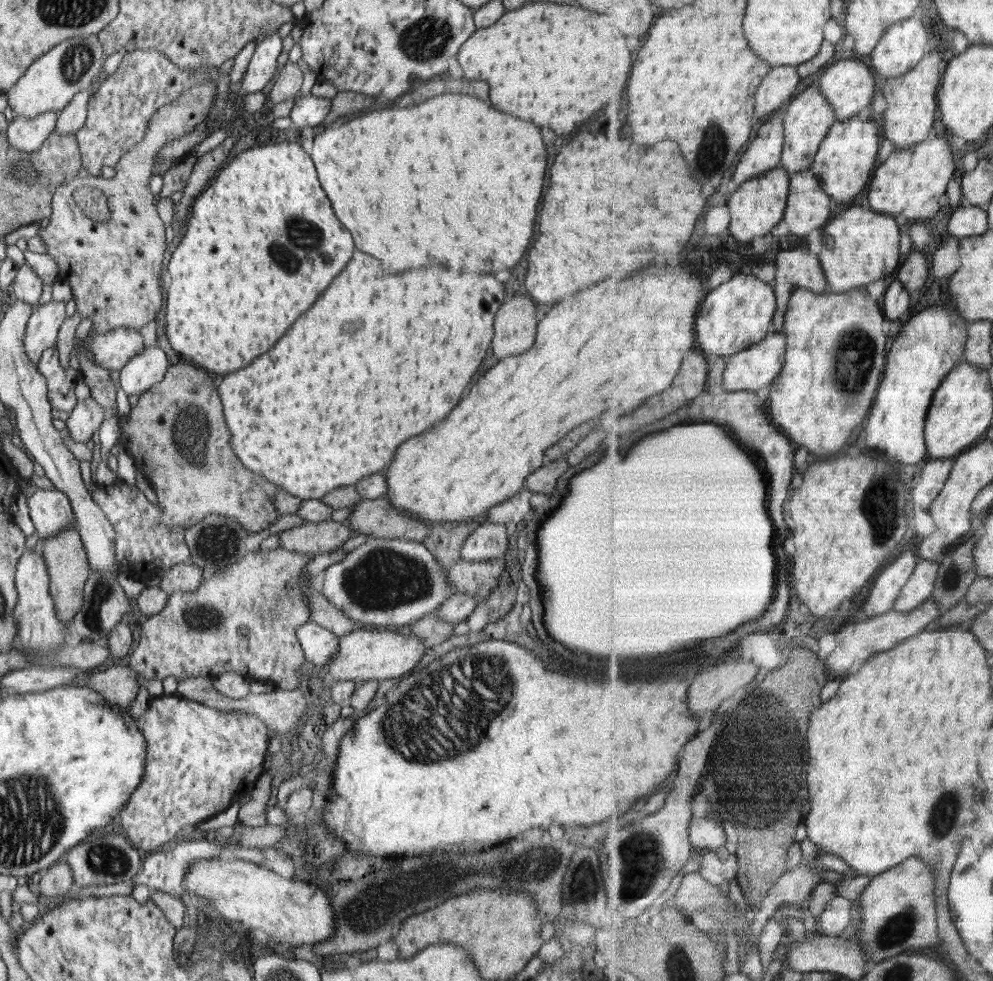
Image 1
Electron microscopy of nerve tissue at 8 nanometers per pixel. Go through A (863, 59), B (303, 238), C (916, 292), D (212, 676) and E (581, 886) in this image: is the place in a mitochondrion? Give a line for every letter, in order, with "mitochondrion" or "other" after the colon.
A: other
B: mitochondrion
C: other
D: other
E: mitochondrion

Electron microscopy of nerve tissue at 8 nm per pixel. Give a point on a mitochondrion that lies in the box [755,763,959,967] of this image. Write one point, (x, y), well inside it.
(899, 928)

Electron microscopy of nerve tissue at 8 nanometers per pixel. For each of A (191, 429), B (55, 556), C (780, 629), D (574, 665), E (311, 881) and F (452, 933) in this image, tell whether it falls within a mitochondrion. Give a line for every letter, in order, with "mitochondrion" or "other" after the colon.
A: mitochondrion
B: other
C: other
D: mitochondrion
E: other
F: other

